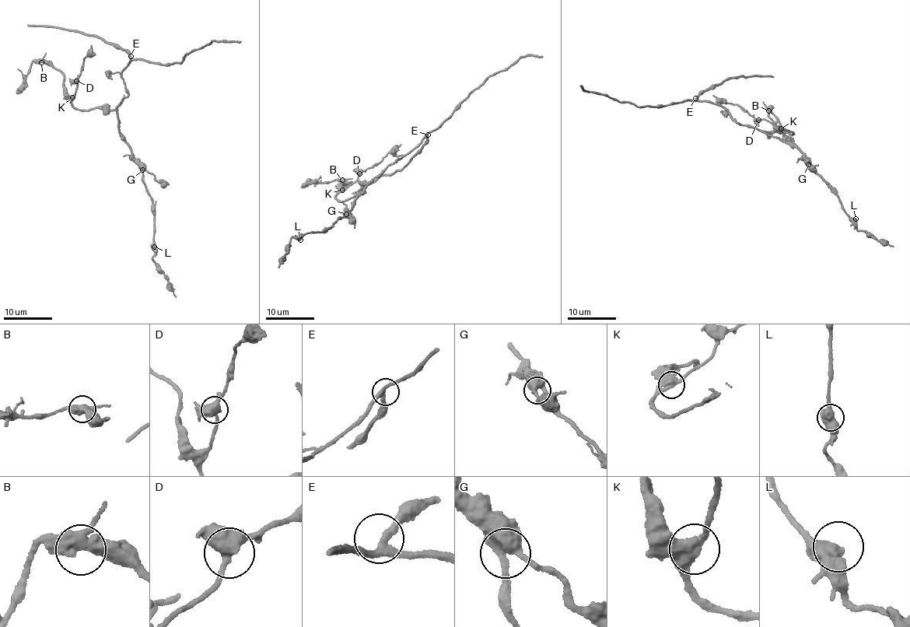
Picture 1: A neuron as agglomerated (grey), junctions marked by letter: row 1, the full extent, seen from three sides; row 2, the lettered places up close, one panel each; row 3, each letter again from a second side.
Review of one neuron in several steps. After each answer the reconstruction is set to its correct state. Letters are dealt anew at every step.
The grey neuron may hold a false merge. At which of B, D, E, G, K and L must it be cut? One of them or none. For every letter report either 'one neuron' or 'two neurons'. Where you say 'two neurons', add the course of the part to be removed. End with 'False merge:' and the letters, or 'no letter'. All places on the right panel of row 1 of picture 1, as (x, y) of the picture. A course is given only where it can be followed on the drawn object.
B: one neuron
D: one neuron
E: one neuron
G: one neuron
K: one neuron
L: one neuron
False merge: no letter

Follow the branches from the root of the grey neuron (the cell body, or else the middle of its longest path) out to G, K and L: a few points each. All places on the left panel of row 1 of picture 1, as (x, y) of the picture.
G: (123, 99), (117, 110), (119, 130), (131, 152), (131, 159), (142, 169)
K: (123, 99), (115, 109), (106, 111), (96, 108), (85, 111), (71, 105), (73, 97)
L: (123, 99), (117, 110), (119, 130), (132, 161), (141, 169), (152, 203), (154, 246)

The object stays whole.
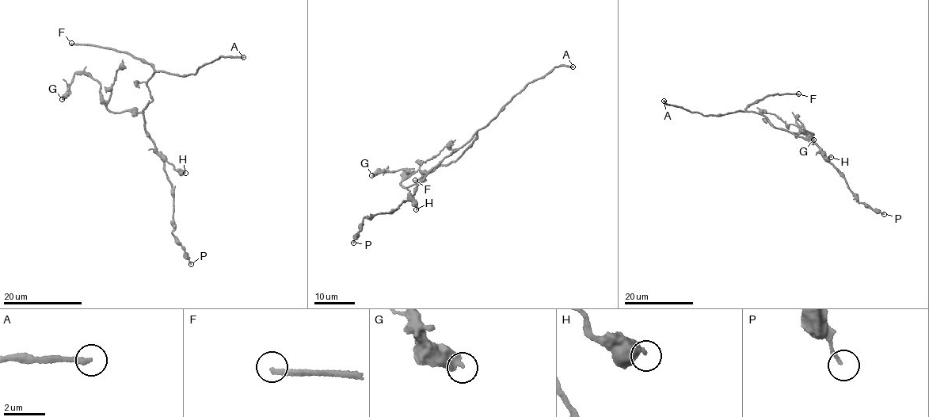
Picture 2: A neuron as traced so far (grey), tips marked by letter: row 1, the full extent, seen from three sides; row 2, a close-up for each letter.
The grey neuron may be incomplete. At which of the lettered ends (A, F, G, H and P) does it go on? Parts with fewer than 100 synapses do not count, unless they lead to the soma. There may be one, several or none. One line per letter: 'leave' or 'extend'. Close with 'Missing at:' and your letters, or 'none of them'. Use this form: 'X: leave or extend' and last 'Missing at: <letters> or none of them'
A: extend
F: extend
G: leave
H: leave
P: leave
Missing at: A, F

